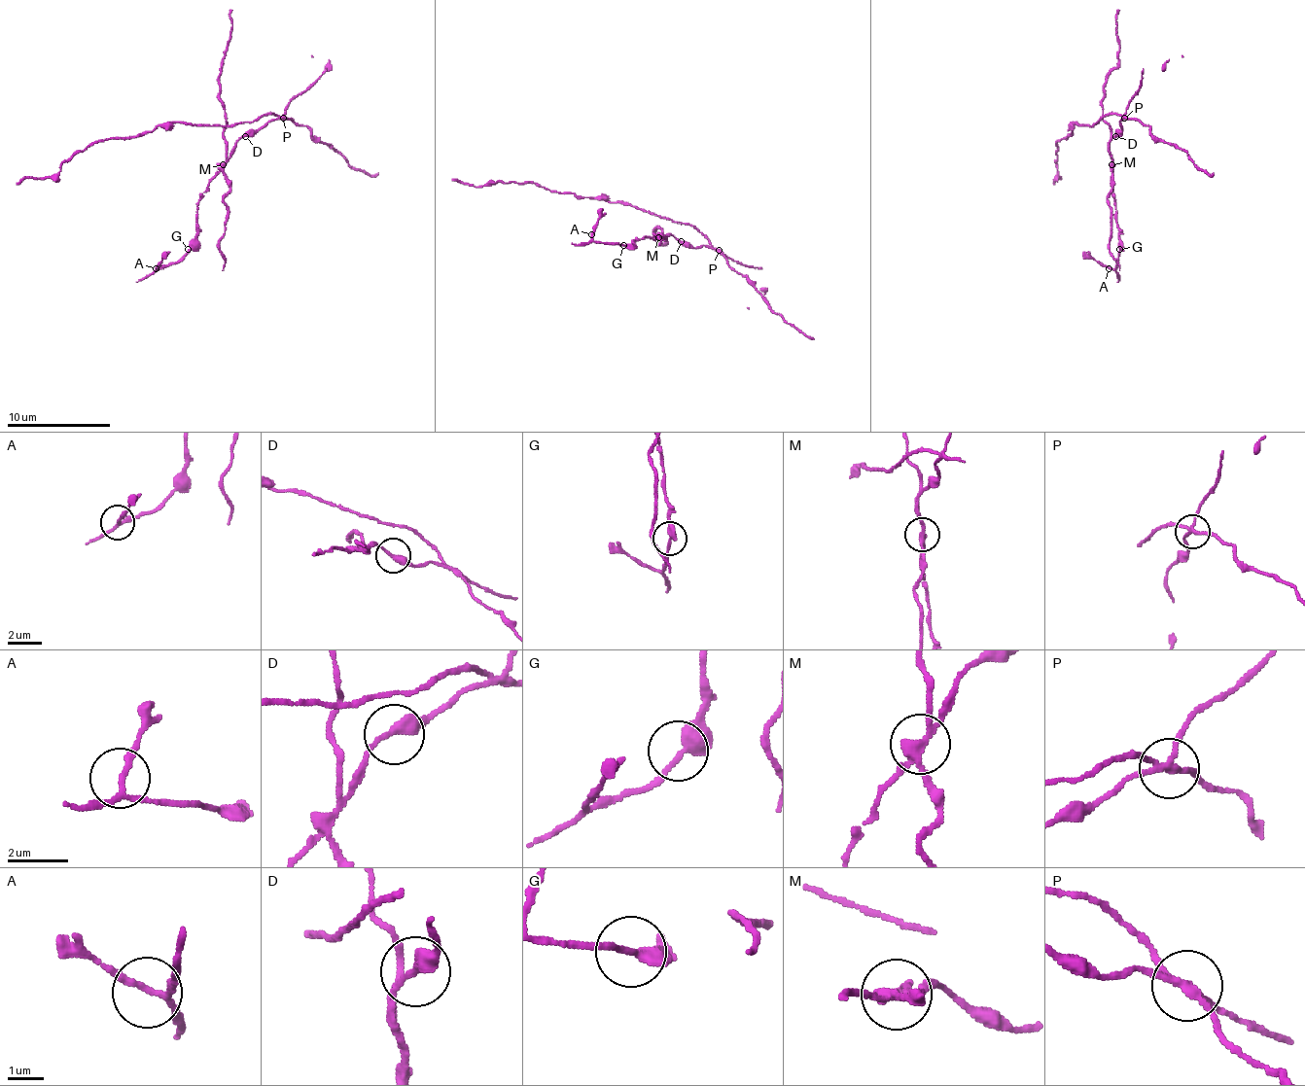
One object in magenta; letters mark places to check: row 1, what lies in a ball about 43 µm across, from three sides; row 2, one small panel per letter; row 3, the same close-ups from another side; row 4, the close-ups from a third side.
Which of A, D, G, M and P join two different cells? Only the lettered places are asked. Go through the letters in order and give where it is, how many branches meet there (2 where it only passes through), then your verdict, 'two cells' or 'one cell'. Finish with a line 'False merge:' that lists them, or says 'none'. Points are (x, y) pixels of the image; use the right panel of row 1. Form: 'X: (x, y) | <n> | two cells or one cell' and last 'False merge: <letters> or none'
A: (1109, 268) | 3 | one cell
D: (1115, 136) | 2 | one cell
G: (1119, 249) | 3 | one cell
M: (1111, 164) | 3 | two cells
P: (1124, 118) | 4 | two cells
False merge: M, P

